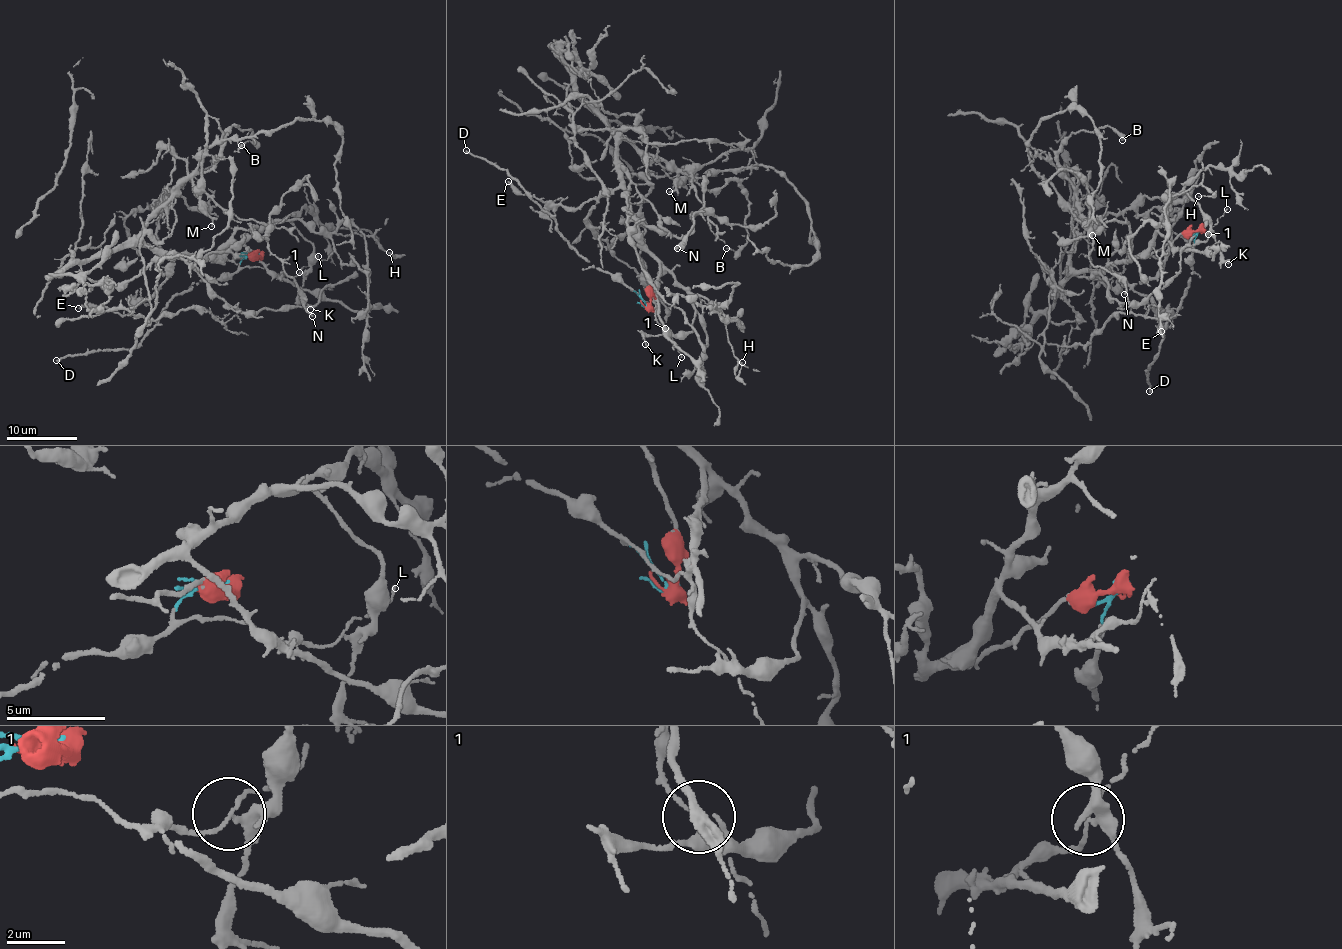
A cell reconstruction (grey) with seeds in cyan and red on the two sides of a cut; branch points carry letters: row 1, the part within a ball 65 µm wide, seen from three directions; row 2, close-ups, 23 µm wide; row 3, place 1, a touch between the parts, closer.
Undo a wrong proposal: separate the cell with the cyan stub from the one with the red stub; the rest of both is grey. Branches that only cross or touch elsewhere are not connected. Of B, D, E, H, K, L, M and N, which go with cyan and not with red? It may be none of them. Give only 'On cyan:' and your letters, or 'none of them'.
On cyan: D, L

